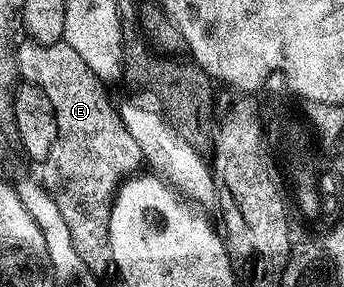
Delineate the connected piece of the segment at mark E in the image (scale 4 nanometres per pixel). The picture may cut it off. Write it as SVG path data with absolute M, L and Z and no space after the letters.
M23 40L16 47L16 71L22 81L43 90L57 124L57 137L51 148L61 170L71 180L99 176L99 186L118 186L123 176L136 173L143 164L142 152L120 118L116 105L109 102L104 83L96 77L73 48L60 40L41 44Z

